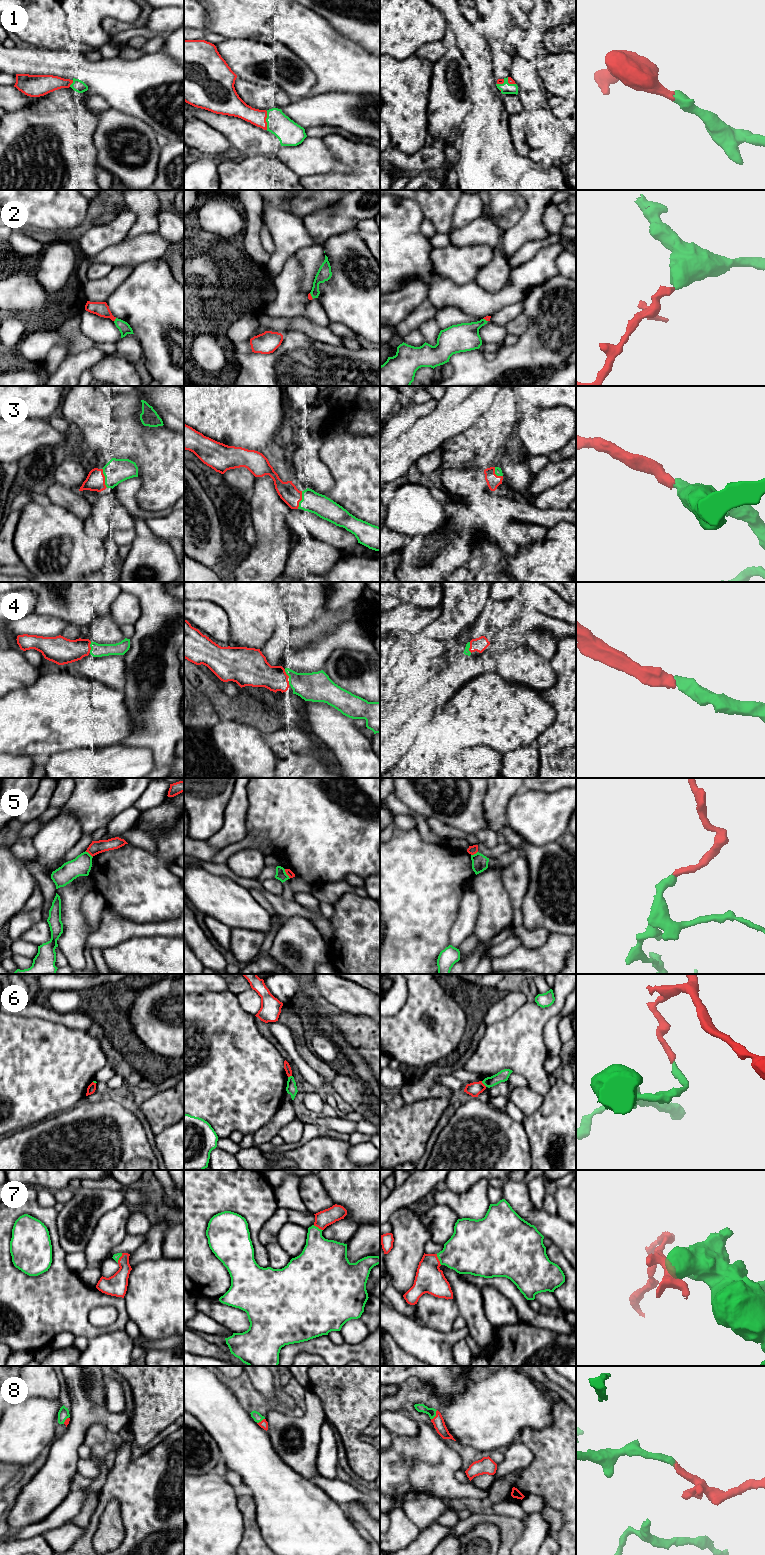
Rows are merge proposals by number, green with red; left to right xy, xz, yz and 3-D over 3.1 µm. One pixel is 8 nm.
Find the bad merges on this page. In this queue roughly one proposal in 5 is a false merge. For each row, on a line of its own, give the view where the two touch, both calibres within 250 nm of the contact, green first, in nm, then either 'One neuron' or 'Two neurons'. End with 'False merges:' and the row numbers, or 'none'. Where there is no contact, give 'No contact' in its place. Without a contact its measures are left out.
1: Touches green in xz. Thickness 200 nm (green) against 140 nm. One neuron
2: Touches green in xy. Thickness 90 nm (green) against 120 nm. One neuron
3: Touches green in xy. Thickness 190 nm (green) against 160 nm. One neuron
4: Touches green in xy. Thickness 110 nm (green) against 220 nm. One neuron
5: Touches green in xy. Thickness 160 nm (green) against 110 nm. Two neurons
6: Touches green in yz. Thickness 90 nm (green) against 110 nm. Two neurons
7: Touches green in yz. Thickness 360 nm (green) against 220 nm. One neuron
8: Touches green in yz. Thickness 70 nm (green) against 90 nm. One neuron
False merges: 5, 6

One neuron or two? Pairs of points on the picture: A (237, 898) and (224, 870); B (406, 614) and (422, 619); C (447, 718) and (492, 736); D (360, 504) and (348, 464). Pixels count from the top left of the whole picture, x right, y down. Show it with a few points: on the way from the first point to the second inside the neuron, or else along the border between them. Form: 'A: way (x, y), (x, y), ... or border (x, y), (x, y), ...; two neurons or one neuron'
A: border (205, 869), (214, 874), (227, 876), (247, 889); two neurons
B: way (410, 618), (418, 619); one neuron
C: way (458, 720), (477, 720), (482, 725); one neuron
D: way (360, 494), (360, 476), (358, 474); one neuron

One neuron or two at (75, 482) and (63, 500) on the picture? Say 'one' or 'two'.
one

